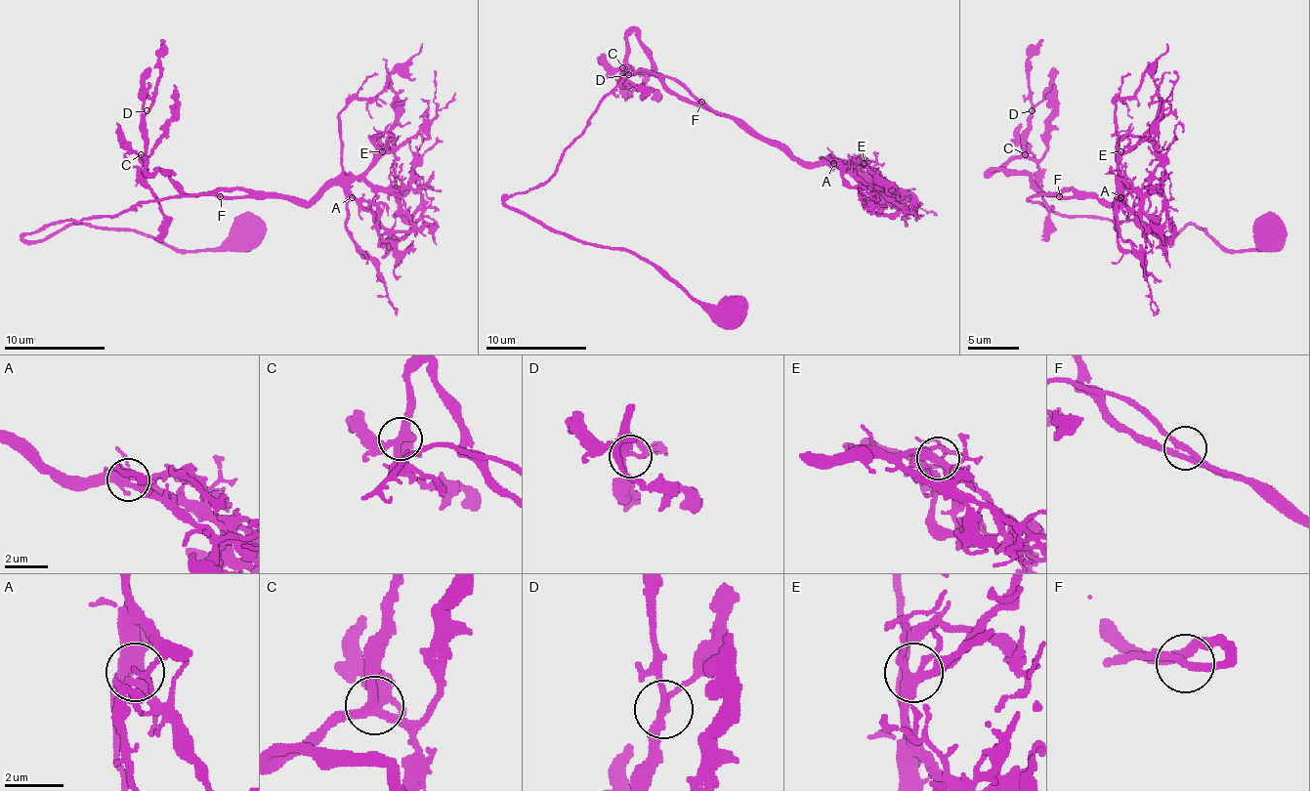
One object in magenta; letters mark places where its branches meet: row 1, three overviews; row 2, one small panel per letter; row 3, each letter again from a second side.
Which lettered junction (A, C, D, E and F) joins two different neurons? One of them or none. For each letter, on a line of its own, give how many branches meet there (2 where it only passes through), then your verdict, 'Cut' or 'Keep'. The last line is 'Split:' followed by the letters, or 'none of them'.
A: Branches: 5. Keep
C: Branches: 4. Keep
D: Branches: 3. Keep
E: Branches: 6. Keep
F: Branches: 4. Keep
Split: none of them

